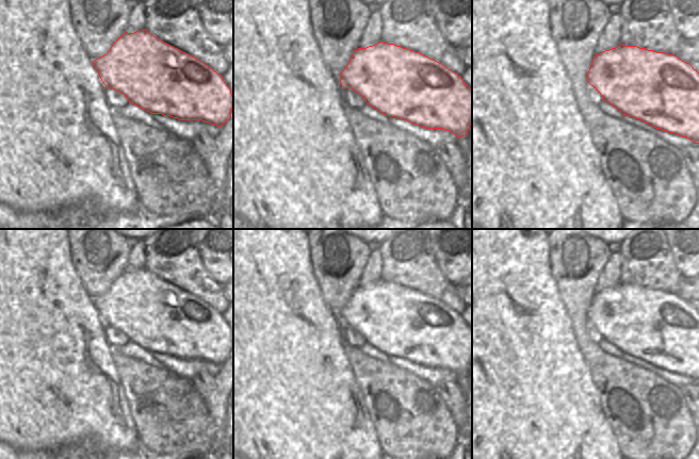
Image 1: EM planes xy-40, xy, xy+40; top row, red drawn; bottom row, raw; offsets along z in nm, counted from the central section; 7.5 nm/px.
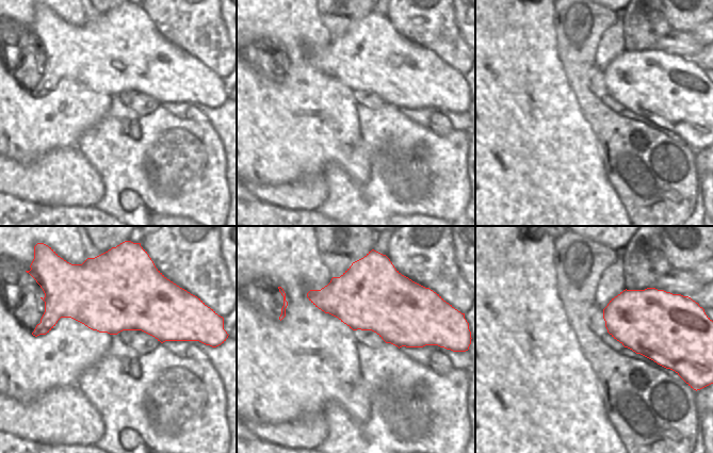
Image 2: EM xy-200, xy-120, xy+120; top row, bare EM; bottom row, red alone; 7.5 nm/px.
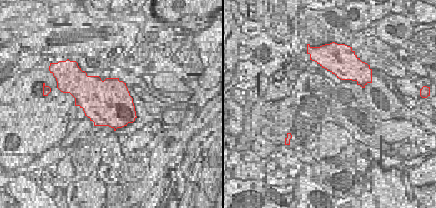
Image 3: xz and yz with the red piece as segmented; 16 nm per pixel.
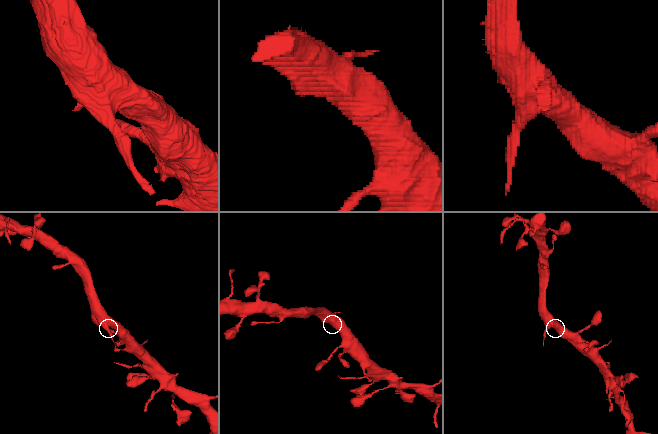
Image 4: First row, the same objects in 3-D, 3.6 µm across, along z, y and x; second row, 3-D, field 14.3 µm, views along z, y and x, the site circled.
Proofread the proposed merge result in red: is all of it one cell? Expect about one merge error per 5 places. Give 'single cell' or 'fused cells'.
single cell

